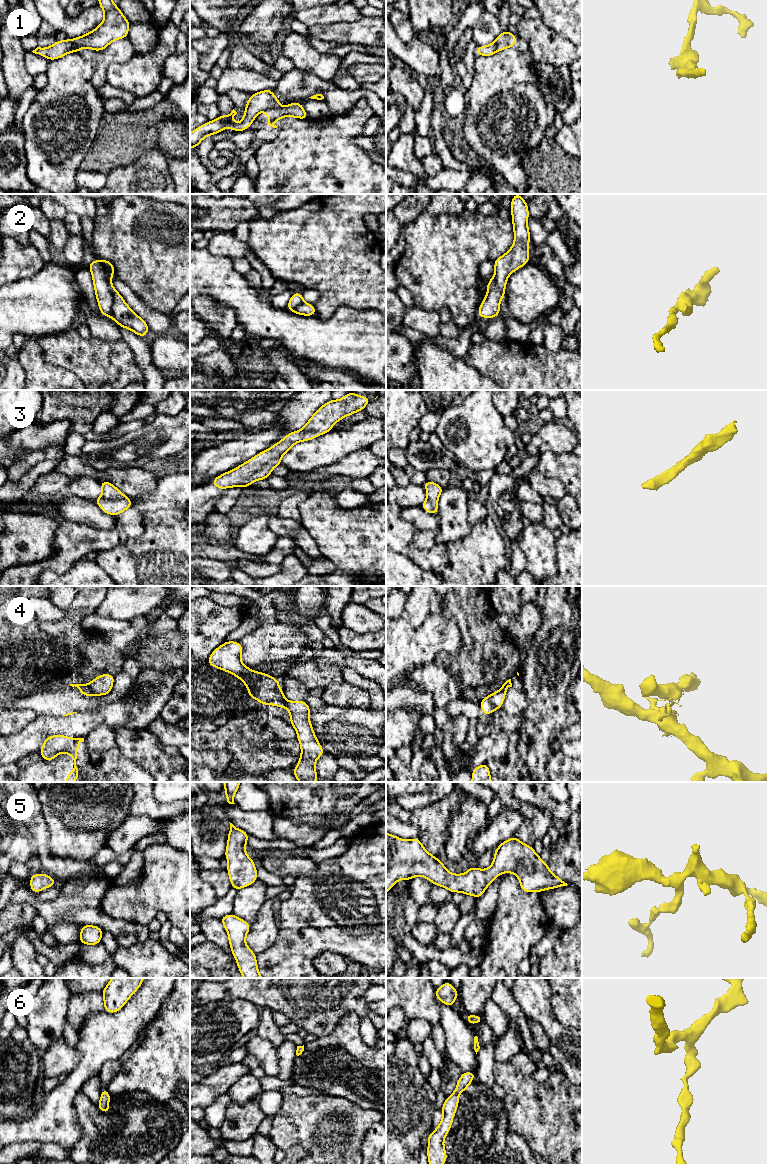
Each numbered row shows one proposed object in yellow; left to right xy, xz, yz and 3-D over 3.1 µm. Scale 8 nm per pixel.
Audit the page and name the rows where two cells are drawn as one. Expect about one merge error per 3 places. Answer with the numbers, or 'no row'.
1, 2, 4

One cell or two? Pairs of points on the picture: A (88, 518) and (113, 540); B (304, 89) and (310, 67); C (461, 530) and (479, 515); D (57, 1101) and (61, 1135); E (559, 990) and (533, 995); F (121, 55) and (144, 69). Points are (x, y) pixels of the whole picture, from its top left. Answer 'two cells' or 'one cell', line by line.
A: two cells
B: two cells
C: two cells
D: one cell
E: two cells
F: two cells

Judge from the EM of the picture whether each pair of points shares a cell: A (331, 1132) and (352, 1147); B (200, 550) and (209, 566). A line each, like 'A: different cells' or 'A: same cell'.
A: same cell
B: different cells

